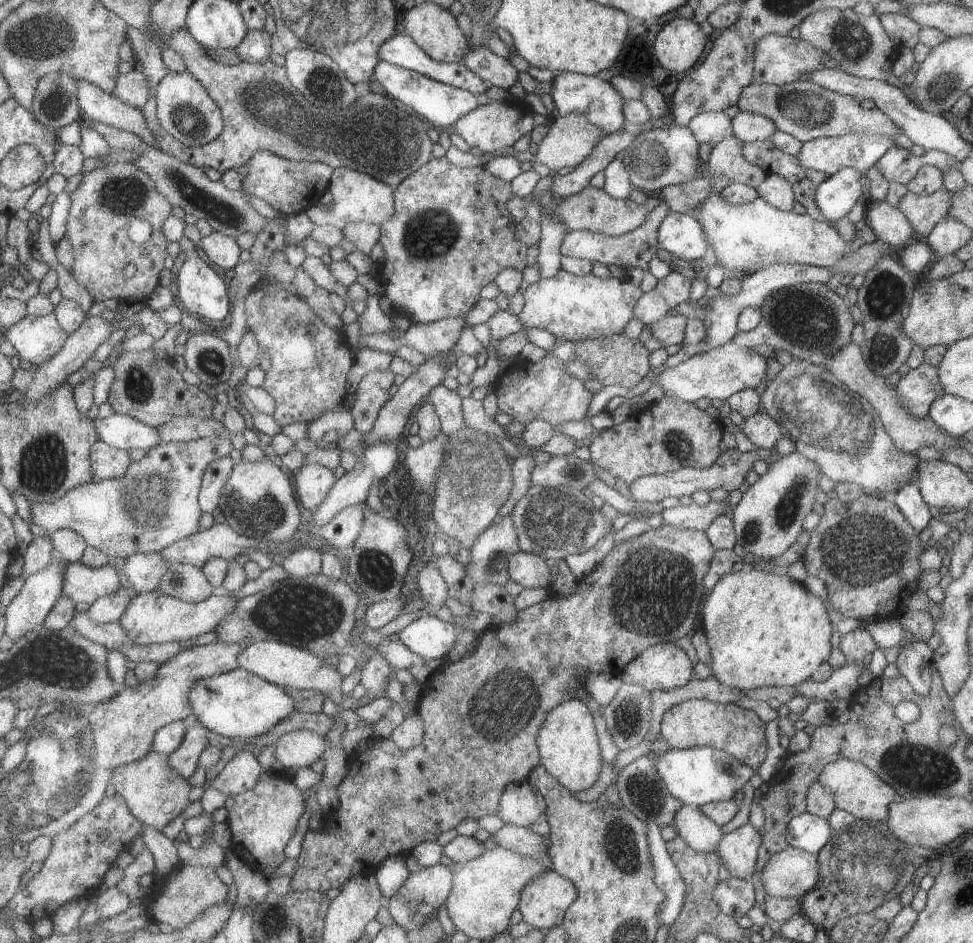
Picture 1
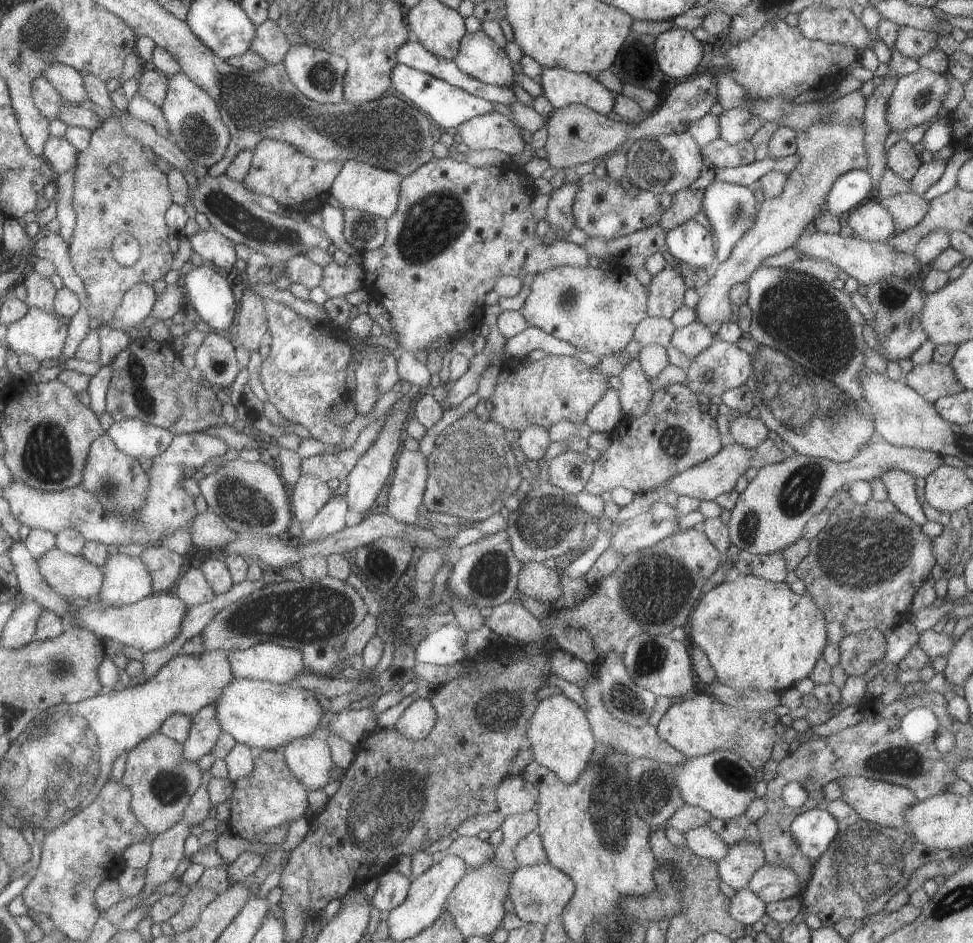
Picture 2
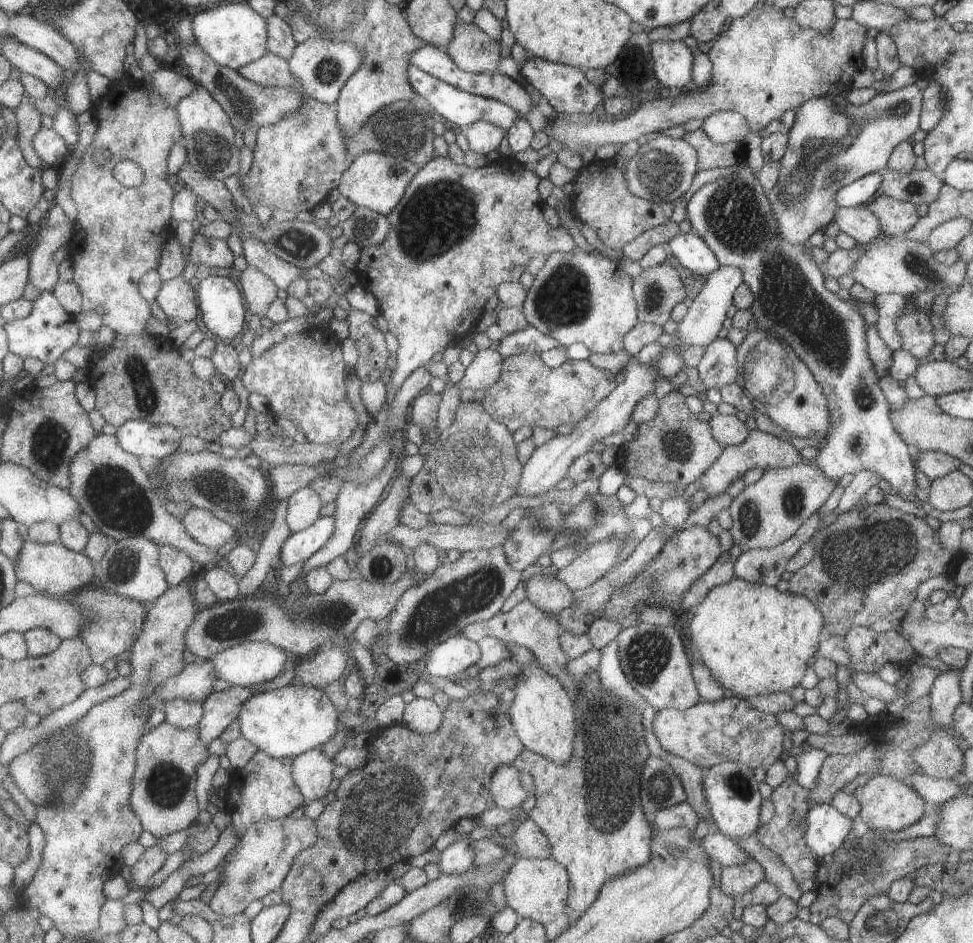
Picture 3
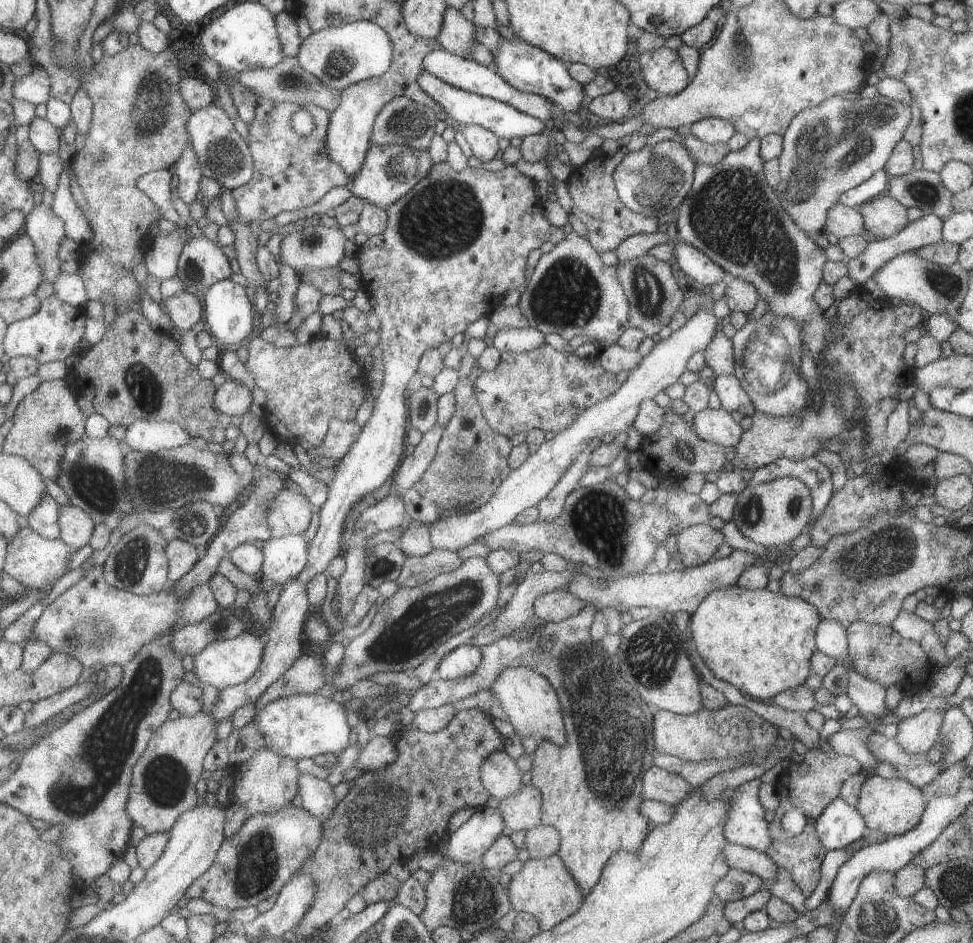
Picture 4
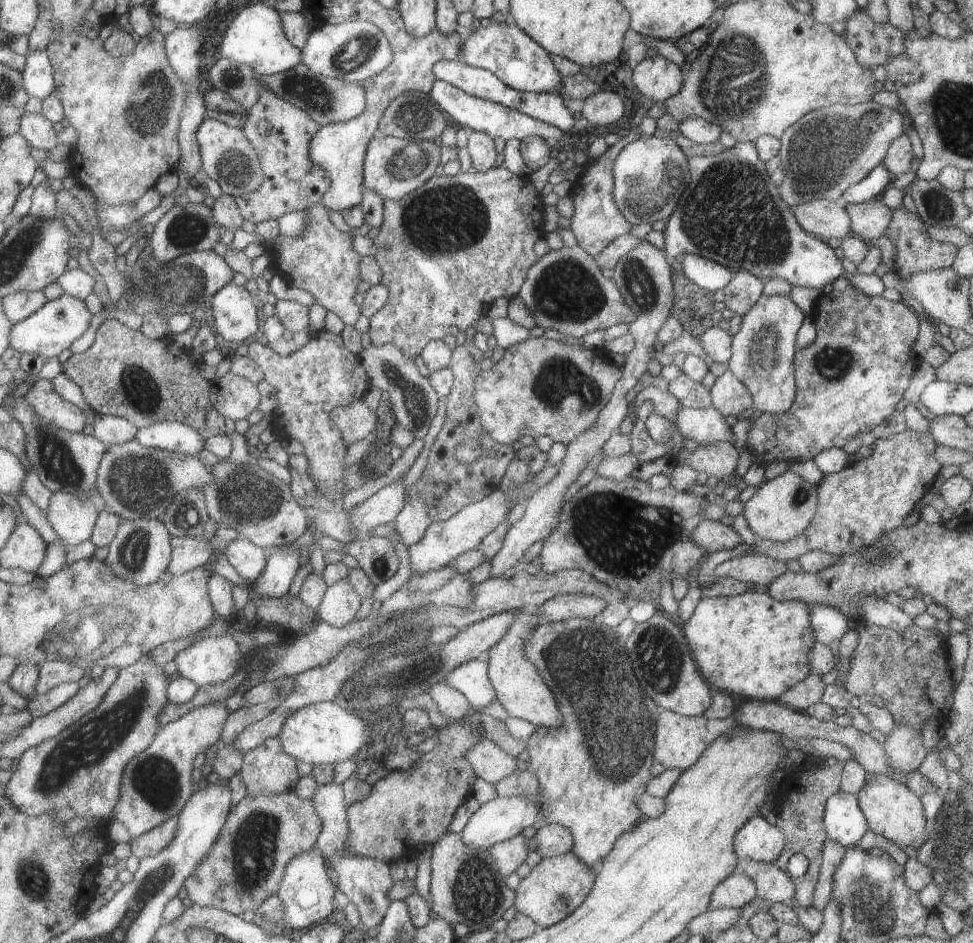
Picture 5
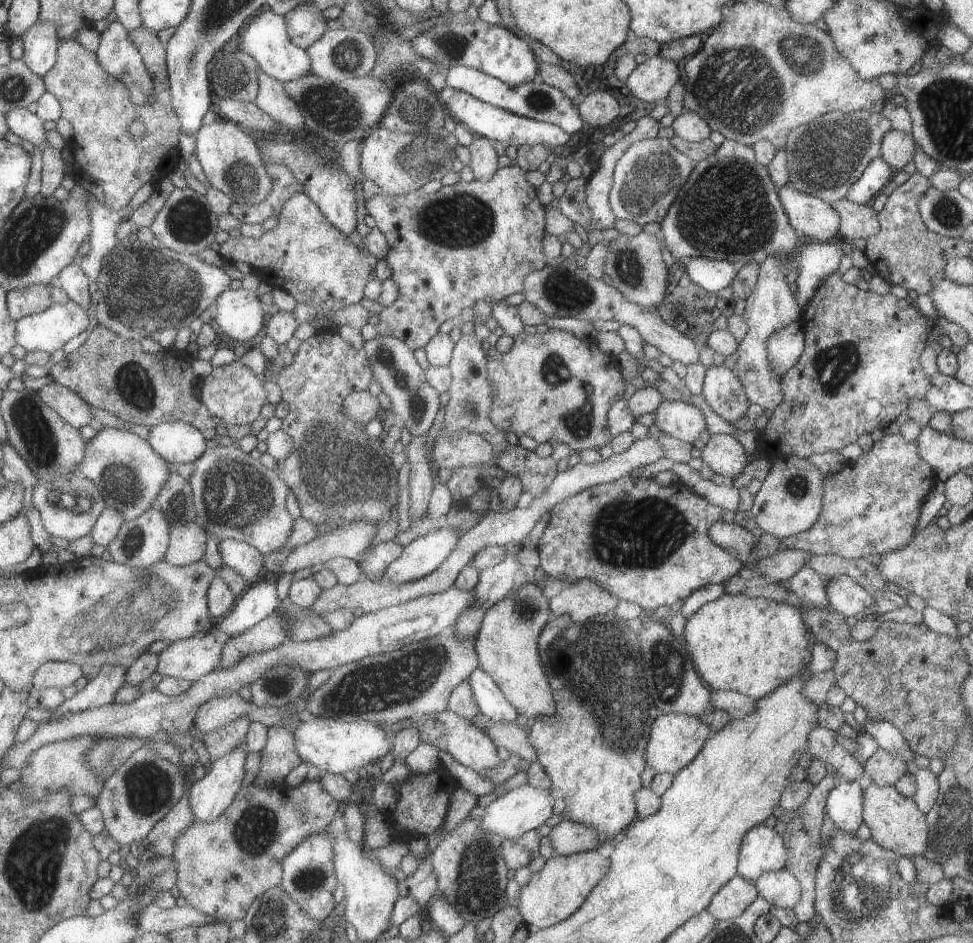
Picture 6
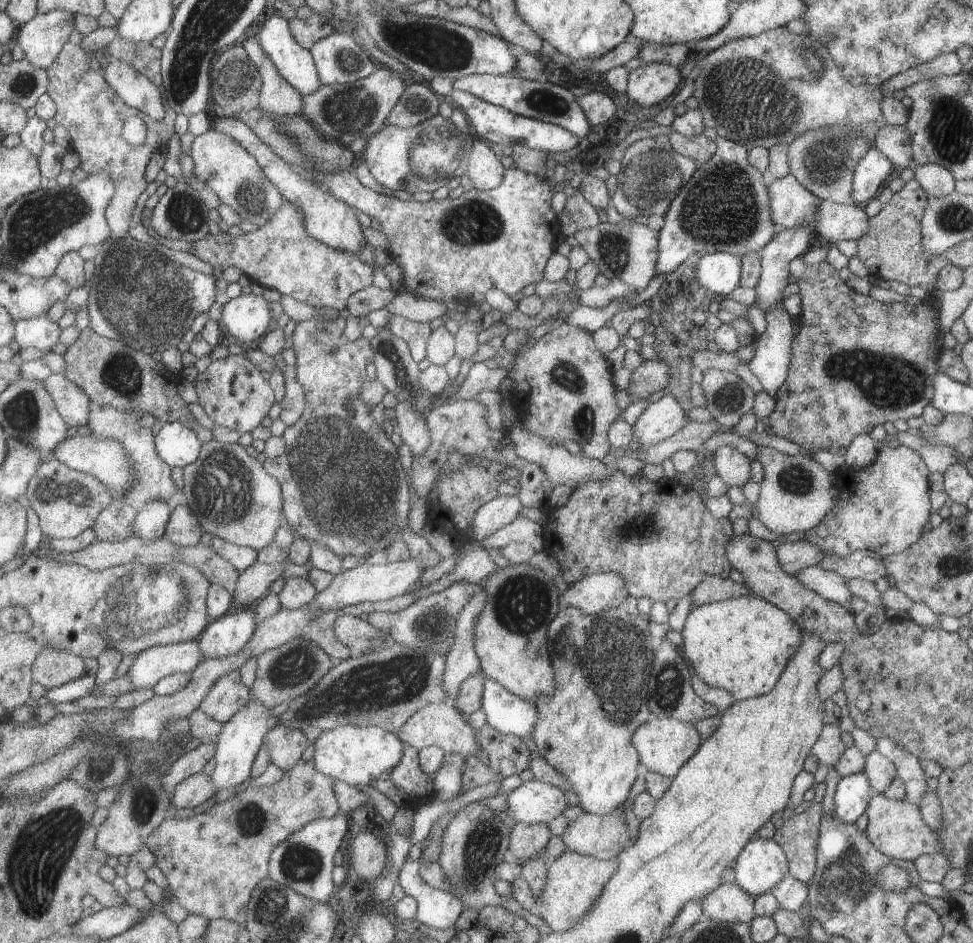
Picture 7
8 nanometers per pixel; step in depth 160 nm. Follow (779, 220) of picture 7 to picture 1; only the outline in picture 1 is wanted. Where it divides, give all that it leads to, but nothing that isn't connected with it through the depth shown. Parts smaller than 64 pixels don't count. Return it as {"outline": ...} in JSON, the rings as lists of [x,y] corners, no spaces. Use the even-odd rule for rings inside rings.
{"outline":[[[887,201],[868,202],[863,210],[865,224],[872,230],[875,238],[893,248],[902,246],[915,235],[910,222],[904,214]]]}

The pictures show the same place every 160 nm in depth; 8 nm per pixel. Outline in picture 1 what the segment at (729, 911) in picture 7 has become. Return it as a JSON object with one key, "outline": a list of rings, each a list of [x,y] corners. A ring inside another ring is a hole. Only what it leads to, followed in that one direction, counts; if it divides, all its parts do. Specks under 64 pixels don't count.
{"outline":[[[745,823],[722,835],[716,854],[731,877],[750,881],[751,874],[757,868],[759,845],[759,832],[751,824]]]}

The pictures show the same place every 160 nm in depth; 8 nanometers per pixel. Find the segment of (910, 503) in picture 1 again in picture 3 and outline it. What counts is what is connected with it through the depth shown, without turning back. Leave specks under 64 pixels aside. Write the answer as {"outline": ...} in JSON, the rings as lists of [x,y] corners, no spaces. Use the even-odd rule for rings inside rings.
{"outline":[[[740,160],[737,165],[737,170],[730,174],[726,174],[724,177],[714,180],[713,182],[703,184],[697,188],[688,202],[685,205],[687,222],[691,225],[691,231],[696,232],[701,240],[709,247],[709,250],[715,255],[720,265],[731,265],[737,267],[742,274],[742,282],[745,283],[750,291],[753,293],[753,304],[750,309],[752,316],[755,319],[757,328],[763,330],[763,332],[769,332],[772,336],[775,336],[779,342],[787,346],[805,363],[805,366],[811,371],[815,382],[819,385],[823,396],[825,397],[828,410],[828,433],[826,434],[825,444],[819,448],[818,453],[814,459],[809,462],[814,467],[817,467],[821,474],[828,481],[835,483],[840,478],[843,478],[847,473],[856,473],[863,469],[871,471],[877,474],[879,478],[886,480],[891,487],[897,492],[903,494],[903,498],[906,498],[908,494],[911,494],[915,490],[915,467],[912,465],[910,448],[905,444],[905,441],[901,438],[901,435],[895,430],[892,420],[890,419],[890,406],[887,400],[883,396],[883,392],[877,385],[878,377],[875,375],[873,365],[869,360],[866,353],[866,342],[865,342],[865,331],[866,326],[864,325],[863,319],[860,313],[858,313],[853,307],[850,307],[847,302],[840,300],[835,293],[828,292],[823,285],[823,274],[819,270],[819,267],[815,265],[813,259],[809,255],[809,246],[807,244],[791,244],[784,241],[778,233],[778,226],[772,213],[772,206],[770,205],[769,199],[767,198],[765,190],[759,184],[756,174],[751,171],[751,168],[747,165],[745,160]]]}

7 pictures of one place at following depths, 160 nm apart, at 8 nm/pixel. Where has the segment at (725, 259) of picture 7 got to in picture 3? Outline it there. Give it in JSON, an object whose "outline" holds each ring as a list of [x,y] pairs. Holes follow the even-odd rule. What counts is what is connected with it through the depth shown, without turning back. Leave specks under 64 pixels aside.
{"outline":[[[691,230],[669,239],[667,246],[679,264],[693,274],[707,278],[709,273],[720,267],[709,247],[696,232]]]}

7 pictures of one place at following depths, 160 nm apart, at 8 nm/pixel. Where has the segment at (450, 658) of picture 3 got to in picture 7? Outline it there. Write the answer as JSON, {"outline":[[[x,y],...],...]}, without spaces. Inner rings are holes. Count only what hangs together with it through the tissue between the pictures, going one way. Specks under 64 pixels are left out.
{"outline":[[[485,678],[483,686],[480,708],[486,723],[501,734],[531,738],[538,719],[535,704],[511,694],[494,680]]]}

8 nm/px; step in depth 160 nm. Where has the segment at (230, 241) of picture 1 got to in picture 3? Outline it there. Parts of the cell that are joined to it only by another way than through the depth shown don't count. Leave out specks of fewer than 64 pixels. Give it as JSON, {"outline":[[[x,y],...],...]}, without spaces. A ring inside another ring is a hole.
{"outline":[[[197,233],[190,250],[191,262],[198,264],[195,277],[200,279],[209,276],[207,268],[232,268],[235,254],[229,250],[226,239],[207,237]]]}

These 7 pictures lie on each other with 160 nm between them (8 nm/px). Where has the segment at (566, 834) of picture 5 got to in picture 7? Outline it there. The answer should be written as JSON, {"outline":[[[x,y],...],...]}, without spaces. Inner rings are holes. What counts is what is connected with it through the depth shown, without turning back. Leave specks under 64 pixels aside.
{"outline":[[[617,811],[602,815],[587,813],[570,820],[560,838],[568,851],[603,861],[617,857],[617,854],[628,847],[630,842],[625,816]]]}

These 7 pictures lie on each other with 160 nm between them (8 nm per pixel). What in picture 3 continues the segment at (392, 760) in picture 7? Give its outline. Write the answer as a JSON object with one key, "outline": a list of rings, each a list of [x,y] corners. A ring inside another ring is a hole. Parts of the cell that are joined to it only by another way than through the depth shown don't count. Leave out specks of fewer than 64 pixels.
{"outline":[[[287,685],[253,695],[241,709],[238,721],[245,738],[277,758],[296,757],[322,748],[341,729],[339,710],[317,687]]]}

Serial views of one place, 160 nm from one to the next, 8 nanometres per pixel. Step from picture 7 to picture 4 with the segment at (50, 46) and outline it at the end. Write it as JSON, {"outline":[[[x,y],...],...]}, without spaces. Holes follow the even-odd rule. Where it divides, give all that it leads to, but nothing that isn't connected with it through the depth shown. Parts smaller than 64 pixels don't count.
{"outline":[[[35,64],[32,73],[16,80],[13,100],[47,105],[52,97],[52,76],[43,65]]]}

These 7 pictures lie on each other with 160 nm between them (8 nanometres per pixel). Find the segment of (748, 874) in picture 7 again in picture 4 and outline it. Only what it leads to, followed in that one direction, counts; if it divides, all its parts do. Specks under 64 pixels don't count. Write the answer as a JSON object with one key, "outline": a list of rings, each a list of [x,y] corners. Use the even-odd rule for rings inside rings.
{"outline":[[[756,777],[731,790],[730,798],[728,799],[728,813],[726,814],[722,833],[727,843],[765,853],[772,840],[768,831],[768,822],[763,817],[763,807],[758,801],[758,788],[761,783],[759,777]]]}

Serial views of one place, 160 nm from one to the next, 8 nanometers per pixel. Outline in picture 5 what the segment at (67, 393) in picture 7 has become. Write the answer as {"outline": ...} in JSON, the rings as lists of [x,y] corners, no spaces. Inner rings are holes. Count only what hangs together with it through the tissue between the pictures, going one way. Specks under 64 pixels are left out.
{"outline":[[[49,379],[37,380],[26,394],[26,399],[46,421],[62,429],[81,433],[85,430],[85,411],[65,400]]]}

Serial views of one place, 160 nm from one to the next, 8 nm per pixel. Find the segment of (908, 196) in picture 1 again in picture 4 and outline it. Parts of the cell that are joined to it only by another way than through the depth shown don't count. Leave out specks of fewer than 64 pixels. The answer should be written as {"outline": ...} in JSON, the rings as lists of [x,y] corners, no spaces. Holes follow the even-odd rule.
{"outline":[[[885,193],[862,202],[855,210],[861,215],[866,236],[875,239],[890,237],[909,222],[906,208]]]}

